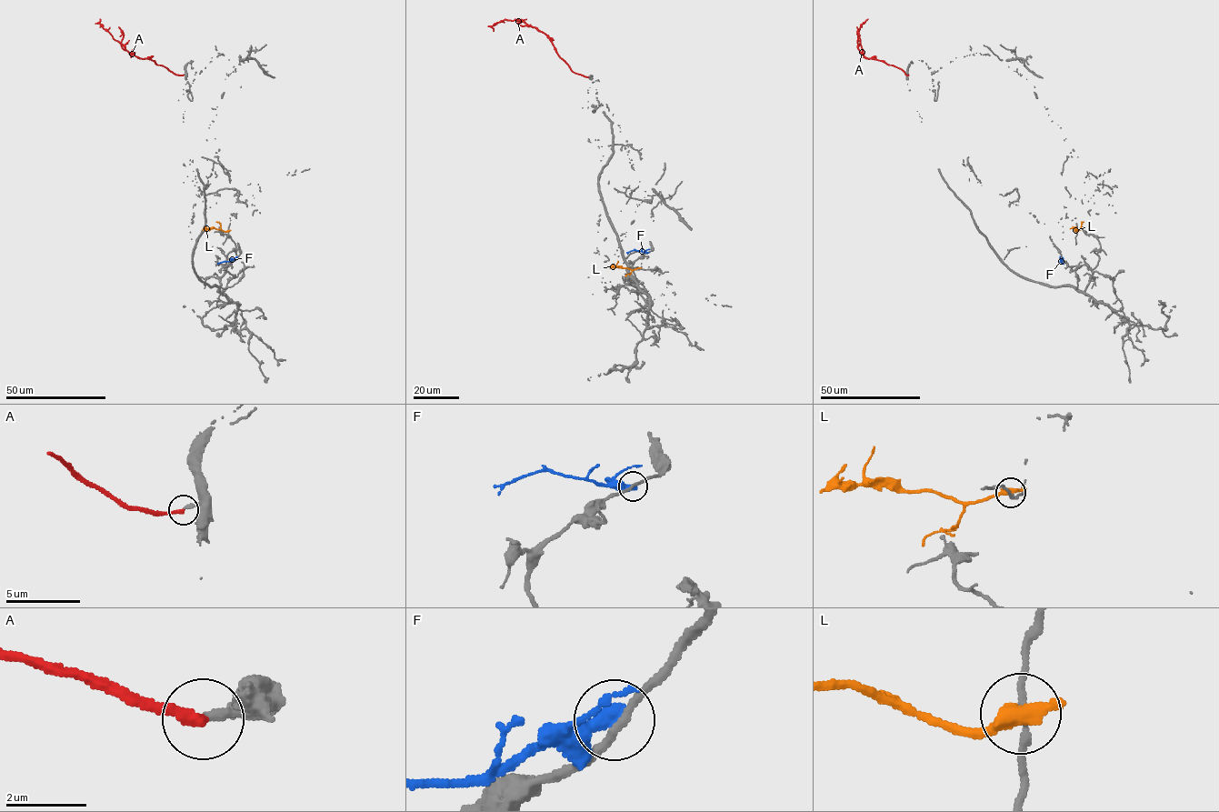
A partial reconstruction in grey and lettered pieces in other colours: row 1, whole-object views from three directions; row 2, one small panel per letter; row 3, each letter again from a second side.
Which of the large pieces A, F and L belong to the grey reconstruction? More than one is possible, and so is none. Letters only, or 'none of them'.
none of them

